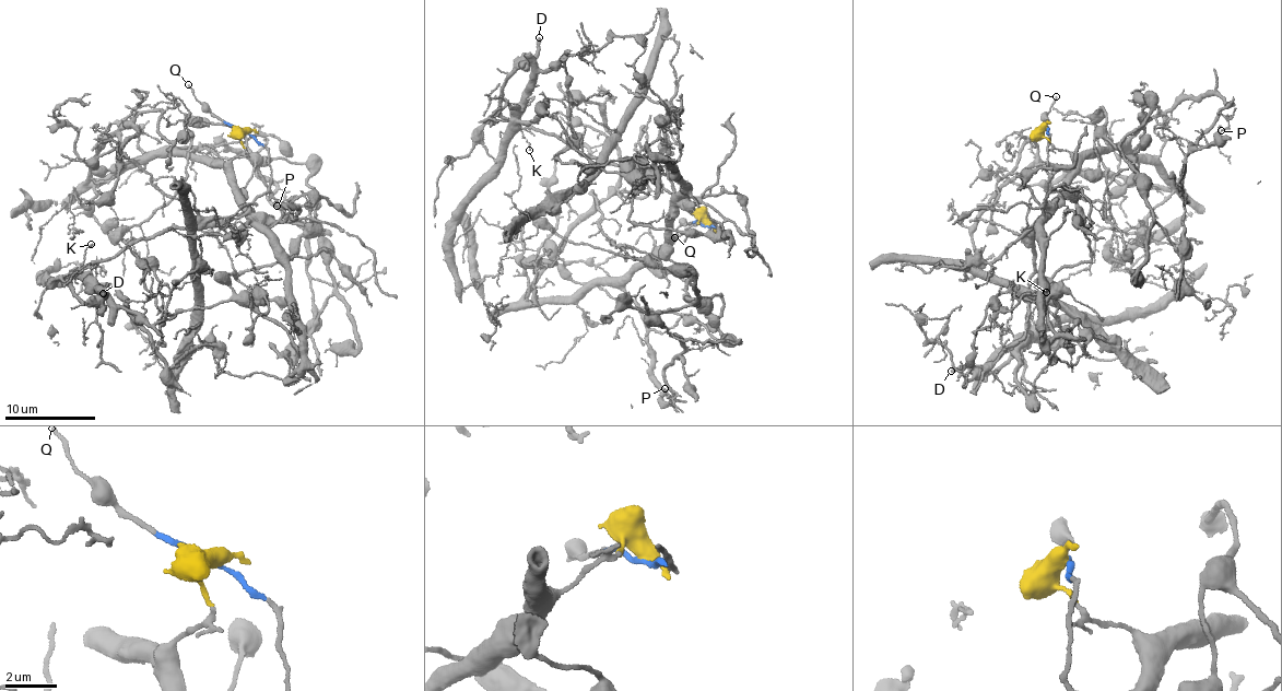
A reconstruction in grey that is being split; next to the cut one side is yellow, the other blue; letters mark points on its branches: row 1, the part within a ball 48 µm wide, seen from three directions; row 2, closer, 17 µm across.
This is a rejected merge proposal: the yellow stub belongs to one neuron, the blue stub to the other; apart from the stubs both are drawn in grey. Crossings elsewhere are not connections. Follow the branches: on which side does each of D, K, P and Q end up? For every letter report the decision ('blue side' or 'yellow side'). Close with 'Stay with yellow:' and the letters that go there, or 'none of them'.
D: blue side
K: blue side
P: yellow side
Q: blue side
Stay with yellow: P

